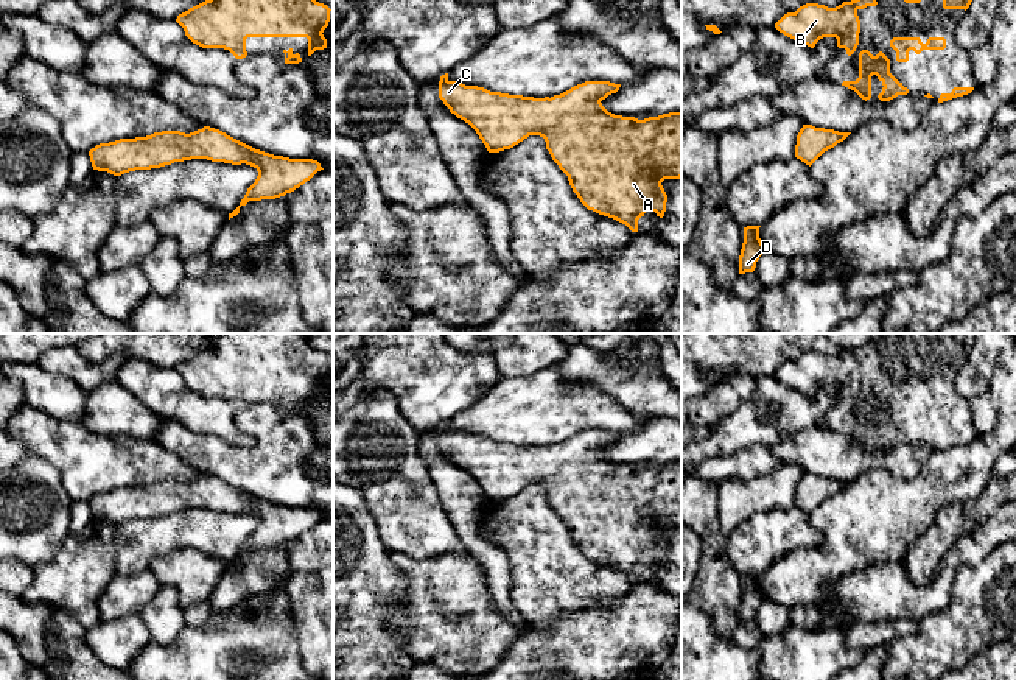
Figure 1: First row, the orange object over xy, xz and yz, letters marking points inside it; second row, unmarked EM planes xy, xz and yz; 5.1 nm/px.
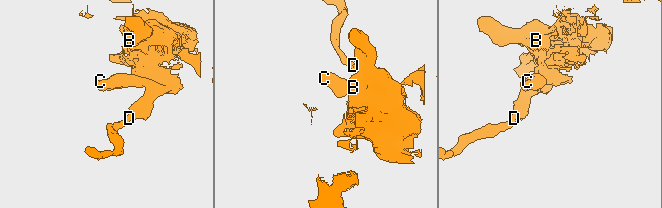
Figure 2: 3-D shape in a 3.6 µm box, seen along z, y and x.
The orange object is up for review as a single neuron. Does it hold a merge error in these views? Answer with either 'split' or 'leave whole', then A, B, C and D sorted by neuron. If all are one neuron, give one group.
leave whole | A B C D

